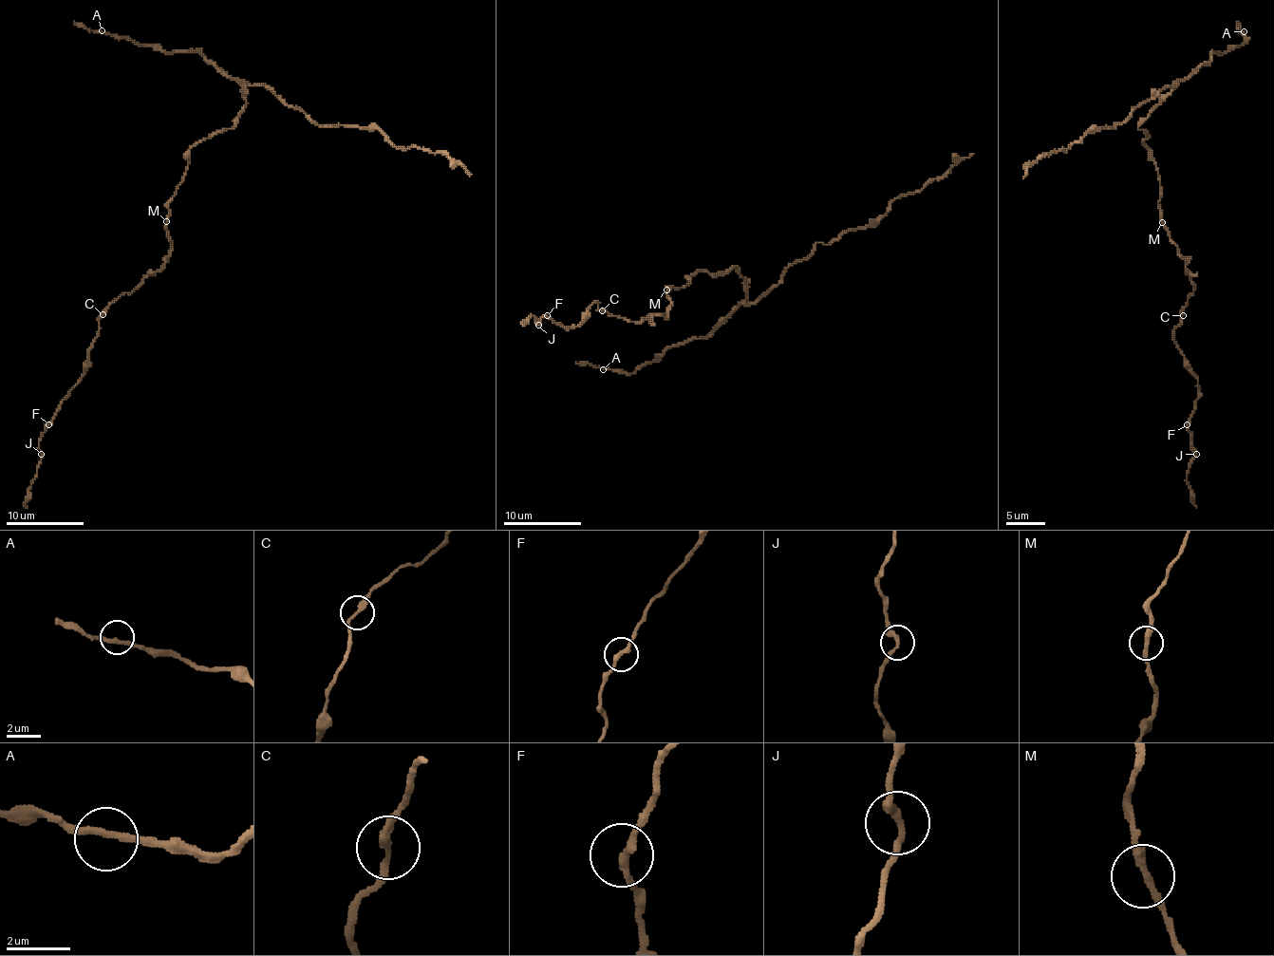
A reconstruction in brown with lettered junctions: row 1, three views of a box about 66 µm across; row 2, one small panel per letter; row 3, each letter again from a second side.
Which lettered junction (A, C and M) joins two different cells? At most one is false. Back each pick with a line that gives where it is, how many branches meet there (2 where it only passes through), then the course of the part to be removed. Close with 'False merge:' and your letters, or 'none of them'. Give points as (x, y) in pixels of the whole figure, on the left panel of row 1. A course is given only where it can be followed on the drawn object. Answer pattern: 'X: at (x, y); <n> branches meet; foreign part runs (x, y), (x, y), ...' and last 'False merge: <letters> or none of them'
C: at (103, 314); 2 branches meet; foreign part runs (103, 314), (89, 357), (89, 366), (64, 400), (39, 442), (41, 456), (29, 489), (28, 508)
False merge: C

